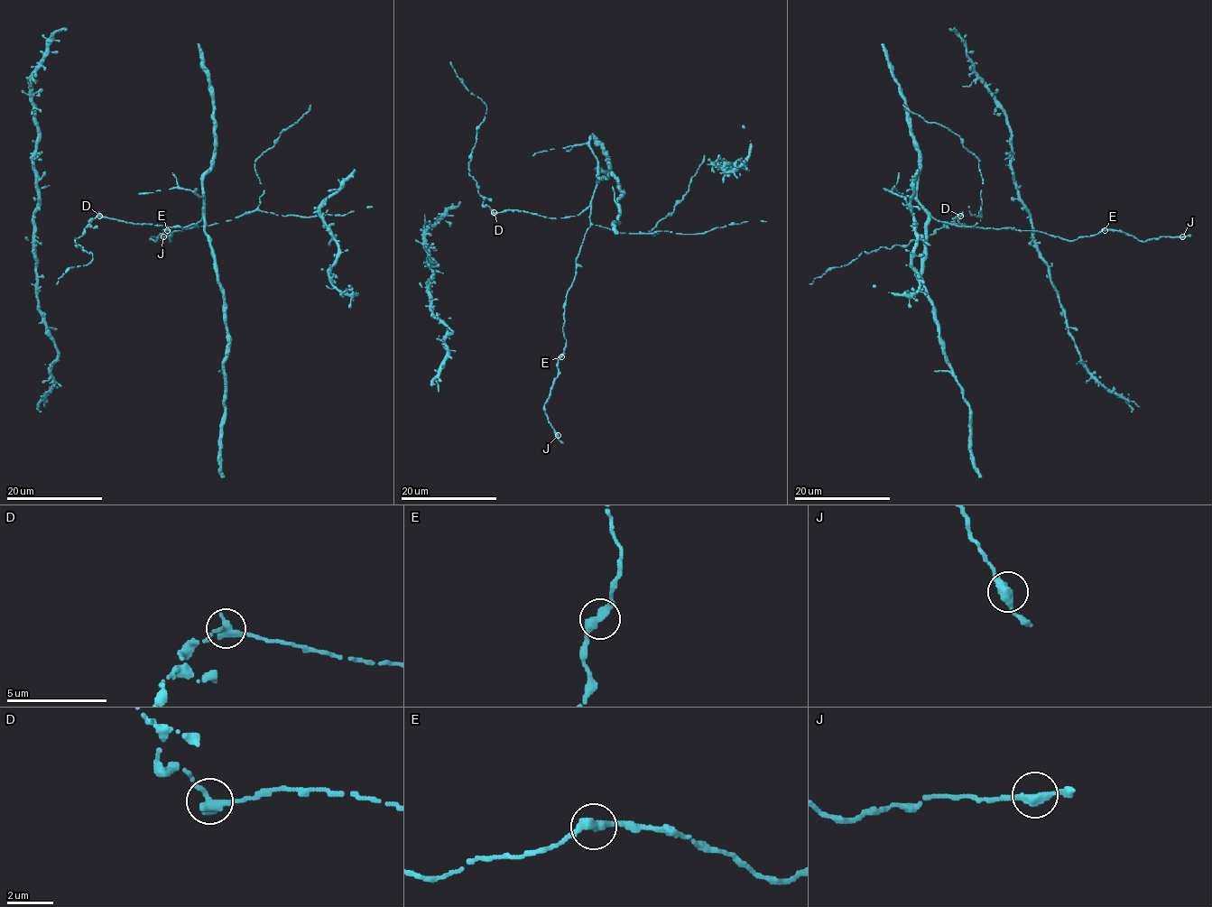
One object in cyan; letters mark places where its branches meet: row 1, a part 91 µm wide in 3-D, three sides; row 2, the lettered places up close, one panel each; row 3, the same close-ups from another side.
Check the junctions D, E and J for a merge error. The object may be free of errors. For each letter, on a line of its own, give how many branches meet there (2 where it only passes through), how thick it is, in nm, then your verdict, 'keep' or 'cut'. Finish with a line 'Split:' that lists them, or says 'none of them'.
D: branches 2; calibre 420 nm; cut
E: branches 2; calibre 380 nm; keep
J: branches 2; calibre 360 nm; keep
Split: D

